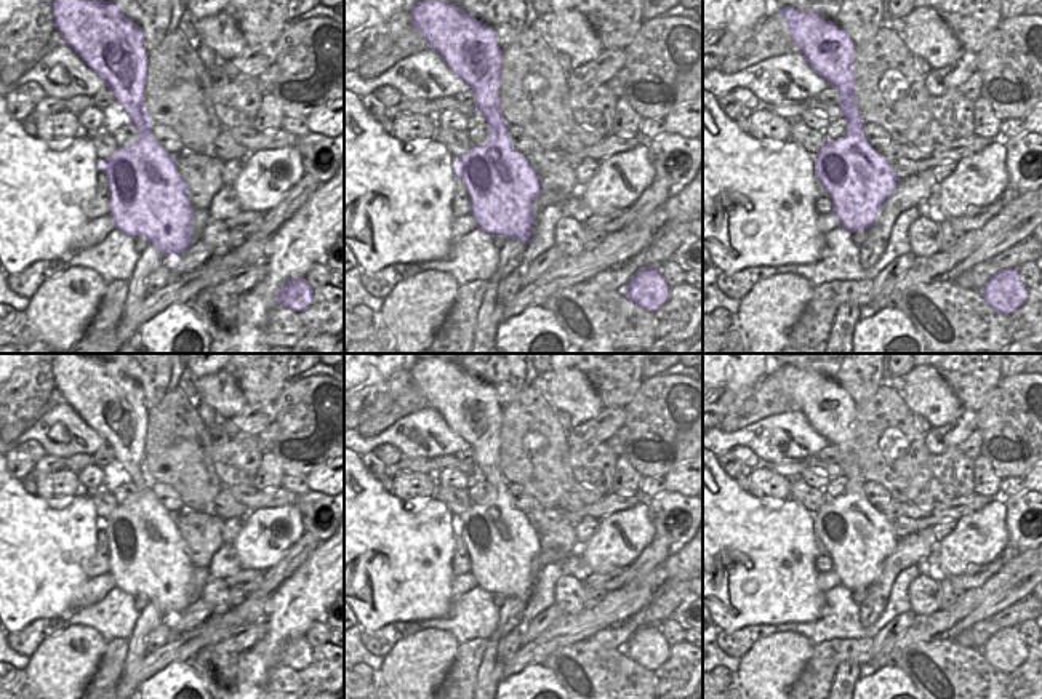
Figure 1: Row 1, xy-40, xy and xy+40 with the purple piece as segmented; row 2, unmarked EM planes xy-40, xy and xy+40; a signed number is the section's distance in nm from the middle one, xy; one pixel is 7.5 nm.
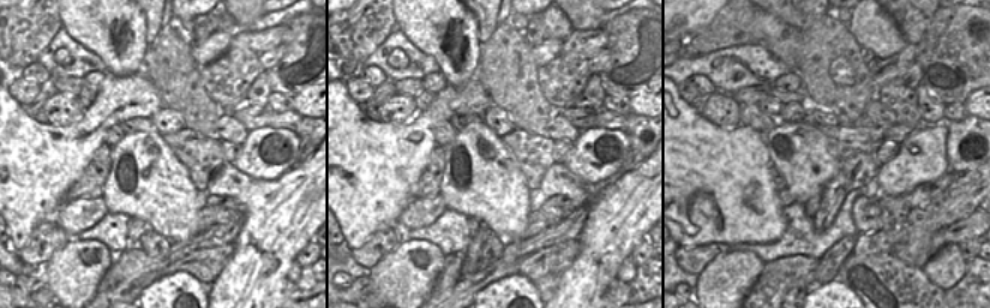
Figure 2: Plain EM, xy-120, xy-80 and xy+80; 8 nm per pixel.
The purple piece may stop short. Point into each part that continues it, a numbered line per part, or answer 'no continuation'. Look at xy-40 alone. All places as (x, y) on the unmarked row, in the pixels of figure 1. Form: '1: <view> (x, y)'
no continuation

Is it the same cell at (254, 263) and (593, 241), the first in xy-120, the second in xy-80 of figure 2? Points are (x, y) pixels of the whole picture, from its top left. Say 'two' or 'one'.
one

